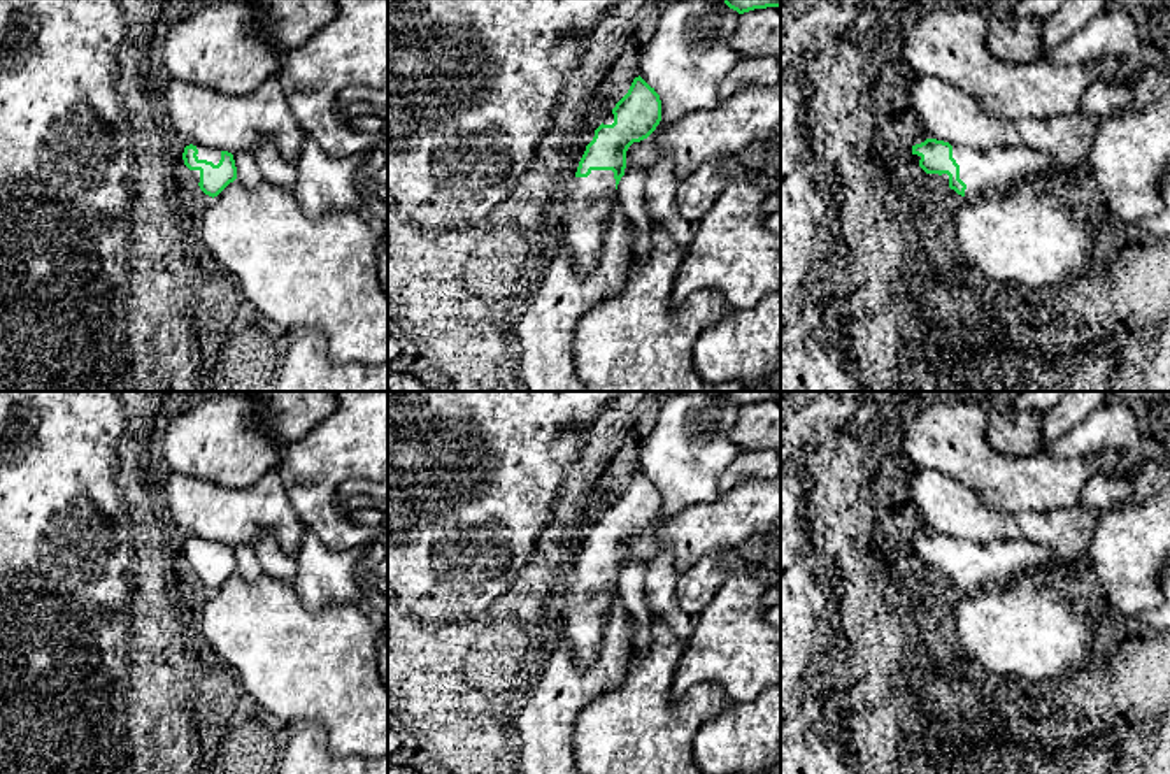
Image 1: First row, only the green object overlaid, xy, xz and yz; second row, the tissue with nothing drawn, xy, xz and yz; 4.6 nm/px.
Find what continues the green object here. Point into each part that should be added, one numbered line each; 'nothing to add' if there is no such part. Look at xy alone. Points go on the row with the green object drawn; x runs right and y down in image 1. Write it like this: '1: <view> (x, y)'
1: xy (211, 153)

